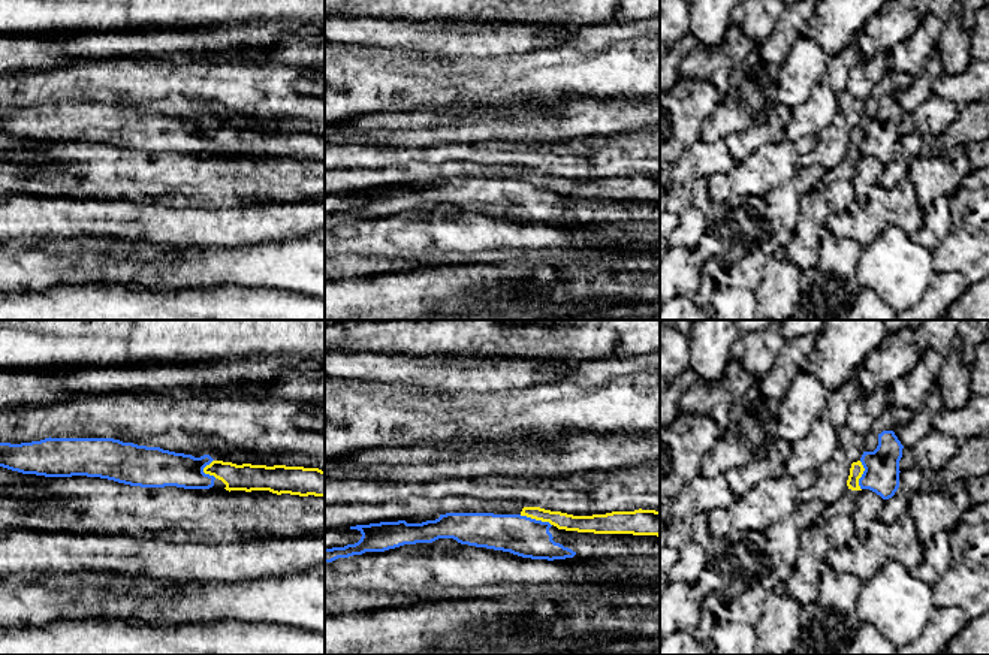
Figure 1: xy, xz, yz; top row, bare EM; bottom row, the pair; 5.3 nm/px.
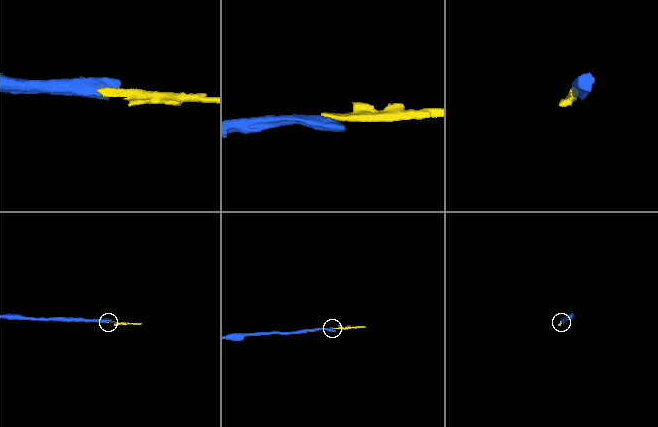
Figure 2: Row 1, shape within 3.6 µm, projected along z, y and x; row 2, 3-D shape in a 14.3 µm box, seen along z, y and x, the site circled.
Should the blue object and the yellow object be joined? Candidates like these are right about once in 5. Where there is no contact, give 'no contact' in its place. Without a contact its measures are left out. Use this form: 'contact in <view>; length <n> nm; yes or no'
contact in xz; length 190 nm; no

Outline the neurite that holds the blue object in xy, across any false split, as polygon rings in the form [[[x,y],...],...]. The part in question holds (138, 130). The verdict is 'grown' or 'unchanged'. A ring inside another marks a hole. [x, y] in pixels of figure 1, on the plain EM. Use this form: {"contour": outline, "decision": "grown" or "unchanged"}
{"contour": [[[45,103],[0,108],[0,132],[45,142],[87,141],[141,153],[224,154],[203,133],[214,124],[114,103]]], "decision": "grown"}

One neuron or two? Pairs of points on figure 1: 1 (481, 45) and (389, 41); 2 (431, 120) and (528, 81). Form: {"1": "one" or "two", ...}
{"1": "one", "2": "two"}

